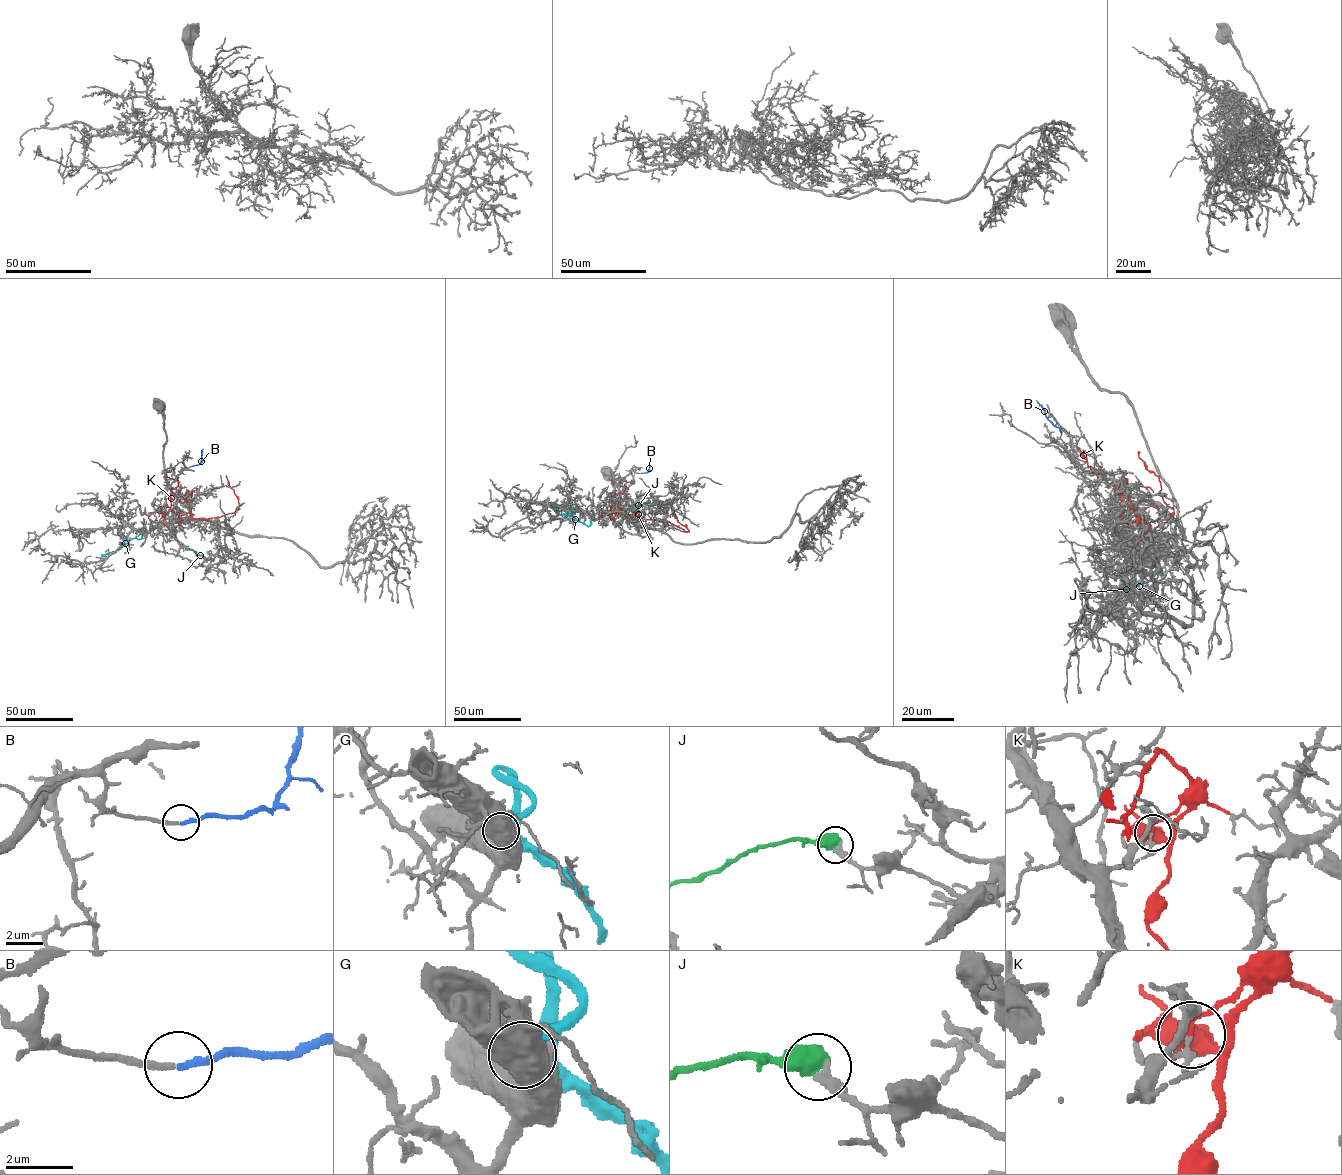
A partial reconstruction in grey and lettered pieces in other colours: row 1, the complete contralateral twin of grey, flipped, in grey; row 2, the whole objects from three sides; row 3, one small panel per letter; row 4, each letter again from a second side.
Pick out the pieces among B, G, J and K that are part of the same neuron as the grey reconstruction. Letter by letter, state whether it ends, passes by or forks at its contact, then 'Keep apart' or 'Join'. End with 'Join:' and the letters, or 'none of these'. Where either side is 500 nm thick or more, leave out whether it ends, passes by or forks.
B: It ends there. Join
G: Keep apart
J: Keep apart
K: It ends there. Keep apart
Join: B

